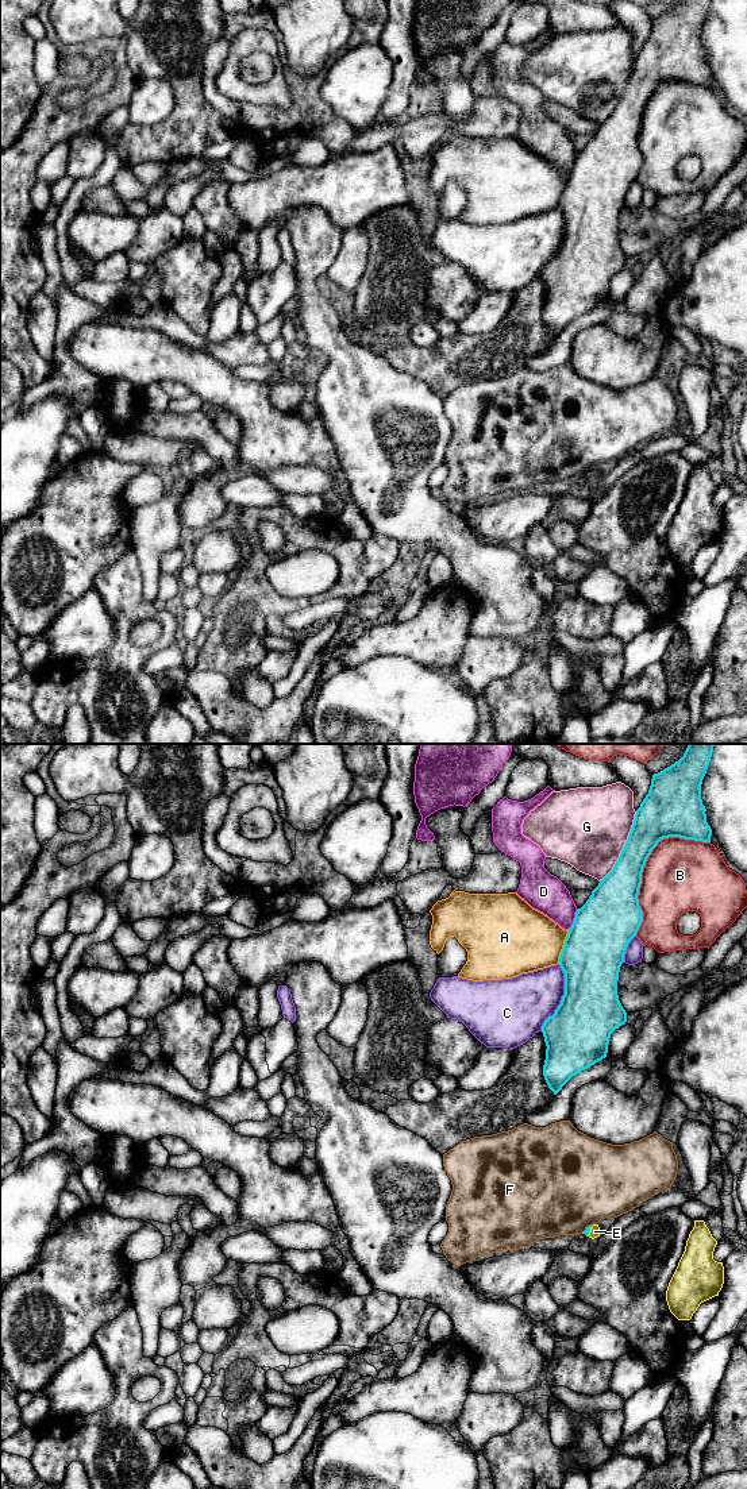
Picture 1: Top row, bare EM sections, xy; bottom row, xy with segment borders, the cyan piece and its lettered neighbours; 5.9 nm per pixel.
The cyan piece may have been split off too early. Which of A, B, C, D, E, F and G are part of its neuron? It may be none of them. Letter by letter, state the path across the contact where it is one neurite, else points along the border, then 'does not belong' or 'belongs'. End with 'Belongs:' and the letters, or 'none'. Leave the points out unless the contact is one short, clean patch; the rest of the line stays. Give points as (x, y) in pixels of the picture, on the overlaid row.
A: does not belong
B: does not belong
C: does not belong
D: does not belong
E: runs through xy (586, 1231), (589, 1231), (595, 1231); belongs
F: does not belong
G: does not belong
Belongs: E

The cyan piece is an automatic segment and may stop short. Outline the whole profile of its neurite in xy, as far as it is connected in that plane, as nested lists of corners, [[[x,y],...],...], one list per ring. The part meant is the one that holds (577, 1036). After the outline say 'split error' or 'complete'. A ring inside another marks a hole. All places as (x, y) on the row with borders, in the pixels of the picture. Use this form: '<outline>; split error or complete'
[[[689,744],[678,761],[652,775],[648,794],[636,810],[619,860],[575,913],[559,956],[565,995],[555,1014],[542,1026],[547,1046],[543,1076],[554,1095],[573,1076],[605,1058],[611,1034],[627,1022],[627,1012],[617,995],[617,980],[627,946],[643,922],[638,895],[642,872],[652,849],[669,837],[711,842],[712,829],[706,822],[701,784],[713,747],[715,744]]]; complete

